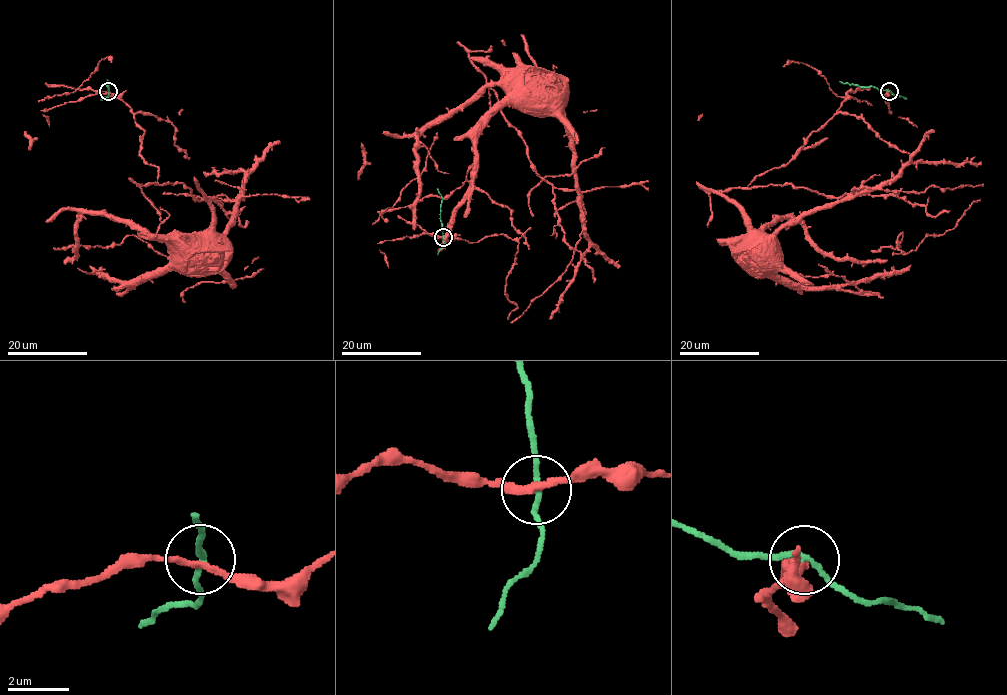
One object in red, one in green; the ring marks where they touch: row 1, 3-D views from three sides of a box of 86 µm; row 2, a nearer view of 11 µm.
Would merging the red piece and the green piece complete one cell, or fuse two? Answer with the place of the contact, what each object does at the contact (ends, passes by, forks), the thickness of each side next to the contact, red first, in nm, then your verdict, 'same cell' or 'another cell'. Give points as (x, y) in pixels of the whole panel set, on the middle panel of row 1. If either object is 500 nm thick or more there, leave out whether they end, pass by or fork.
at (443, 237); red passes by; green passes by; 200 nm thick on the red side, 170 nm on the other; another cell

